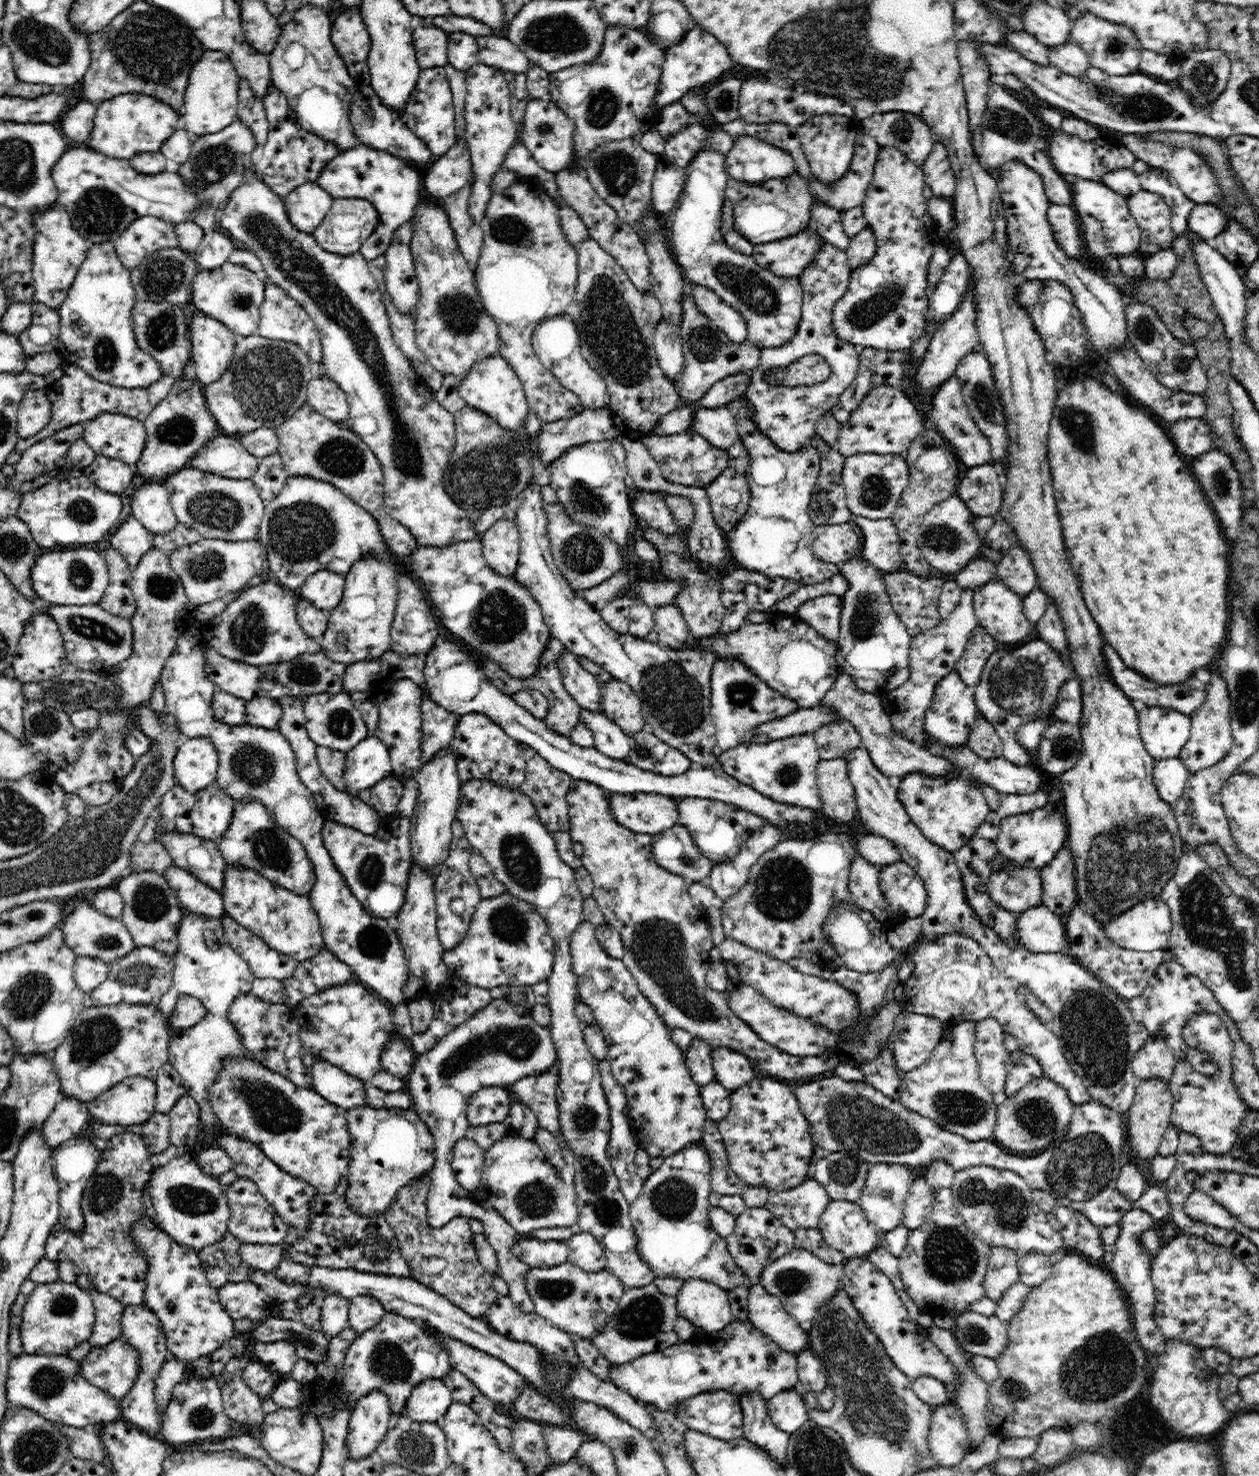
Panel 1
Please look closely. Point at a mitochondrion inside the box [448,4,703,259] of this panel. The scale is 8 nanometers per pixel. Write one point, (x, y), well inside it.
(559, 32)

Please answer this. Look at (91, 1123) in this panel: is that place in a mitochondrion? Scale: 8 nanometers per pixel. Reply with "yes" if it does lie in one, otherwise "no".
no

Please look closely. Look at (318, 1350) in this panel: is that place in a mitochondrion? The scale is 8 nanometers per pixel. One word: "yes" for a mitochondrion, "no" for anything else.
yes

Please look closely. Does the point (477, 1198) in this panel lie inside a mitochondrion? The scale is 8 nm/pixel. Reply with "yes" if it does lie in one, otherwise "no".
no

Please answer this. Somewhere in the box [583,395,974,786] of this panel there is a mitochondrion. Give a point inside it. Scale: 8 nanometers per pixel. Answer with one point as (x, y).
(673, 700)

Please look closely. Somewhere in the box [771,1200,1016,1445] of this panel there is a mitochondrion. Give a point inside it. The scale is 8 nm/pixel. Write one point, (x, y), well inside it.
(948, 1256)

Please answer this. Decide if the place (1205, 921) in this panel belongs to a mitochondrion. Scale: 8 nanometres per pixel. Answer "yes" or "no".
yes

